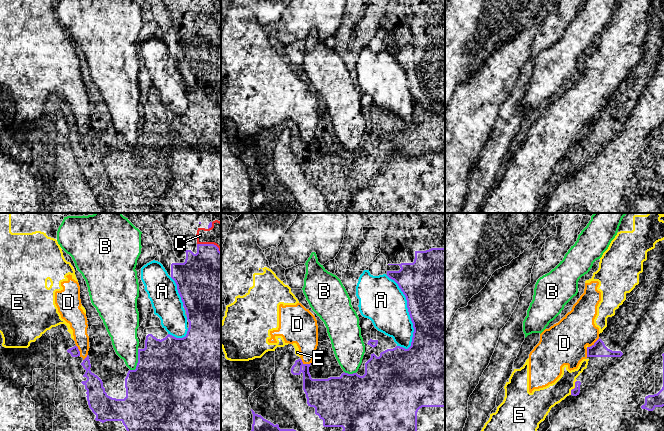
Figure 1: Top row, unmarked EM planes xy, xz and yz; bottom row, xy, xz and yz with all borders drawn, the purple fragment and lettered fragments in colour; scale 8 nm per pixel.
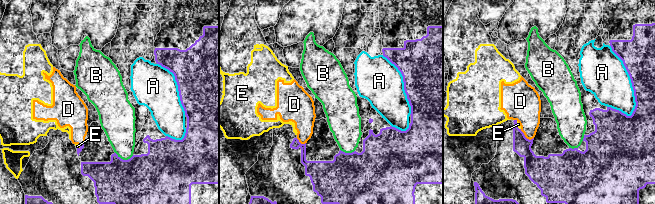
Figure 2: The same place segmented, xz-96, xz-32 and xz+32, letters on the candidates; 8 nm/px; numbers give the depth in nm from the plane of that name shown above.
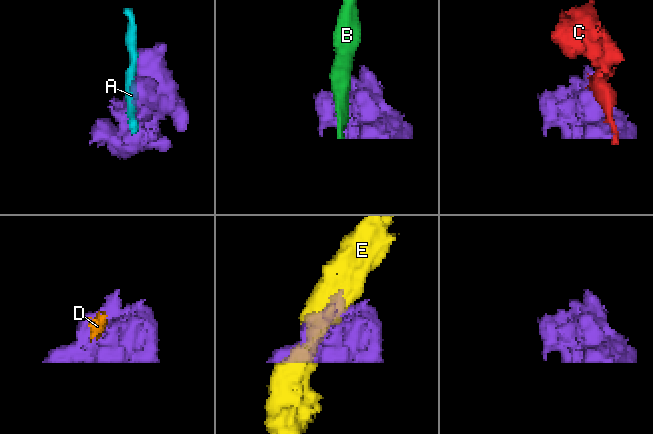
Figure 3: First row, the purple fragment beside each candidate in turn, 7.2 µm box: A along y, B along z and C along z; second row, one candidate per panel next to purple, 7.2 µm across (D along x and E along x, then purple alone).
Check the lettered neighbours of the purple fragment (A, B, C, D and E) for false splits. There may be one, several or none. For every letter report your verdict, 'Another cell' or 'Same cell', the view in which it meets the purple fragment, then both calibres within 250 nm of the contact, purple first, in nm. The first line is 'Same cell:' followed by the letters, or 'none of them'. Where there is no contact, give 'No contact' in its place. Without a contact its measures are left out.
Same cell: none of them
A: Another cell. Touches purple in xz. Thickness 500 nm (purple) against 360 nm
B: Another cell. Touches purple in xy. Thickness 500 nm (purple) against 220 nm
C: Another cell. Touches purple in xy. Thickness 420 nm (purple) against 180 nm
D: Another cell. Touches purple in xz. Thickness 220 nm (purple) against 220 nm
E: Another cell. Touches purple in yz. Thickness 60 nm (purple) against 180 nm

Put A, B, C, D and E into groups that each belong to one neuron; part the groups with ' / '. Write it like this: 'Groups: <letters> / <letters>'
Groups: A / B / C / D E

